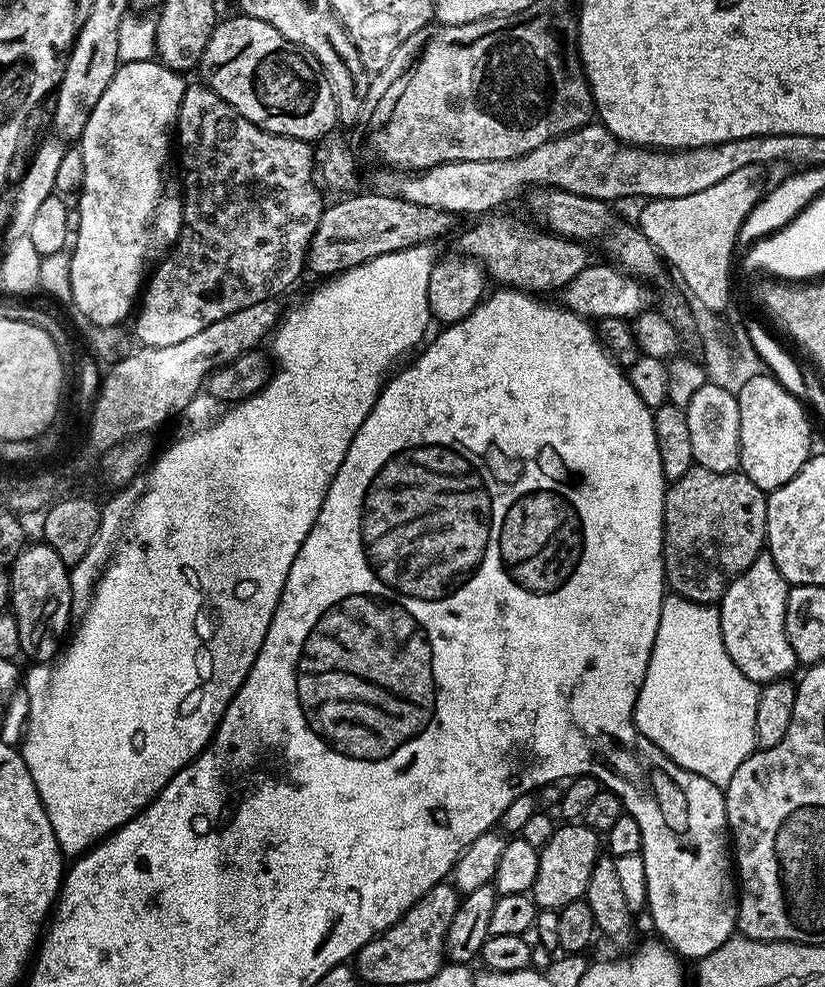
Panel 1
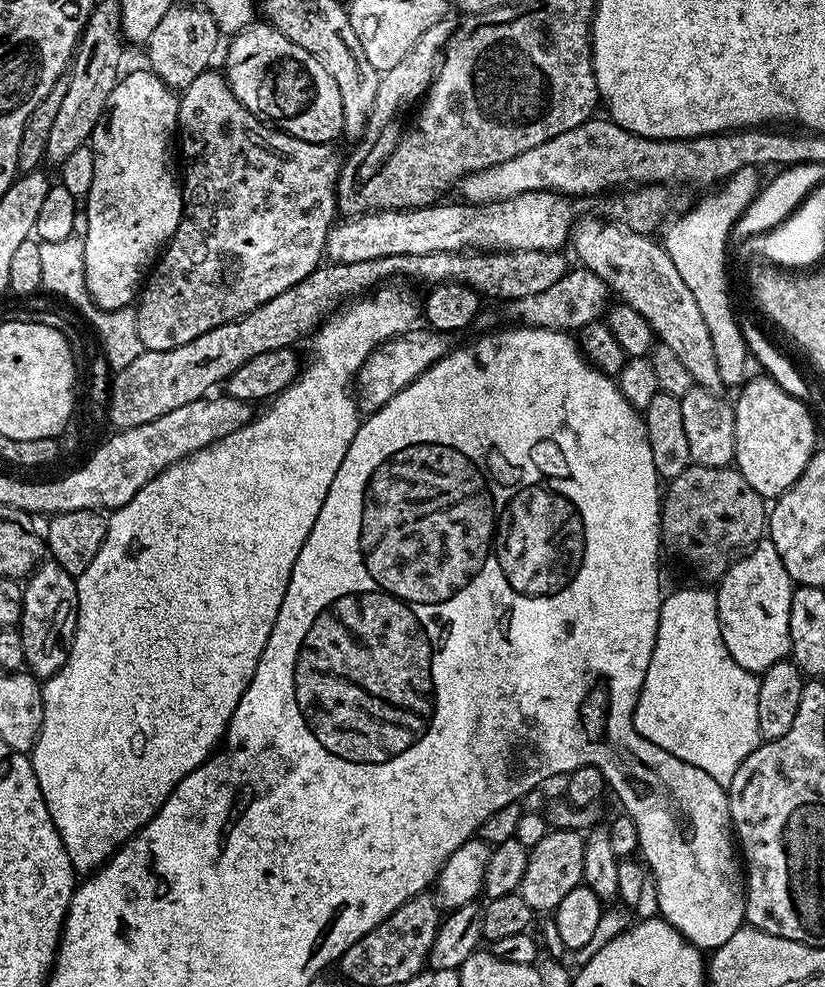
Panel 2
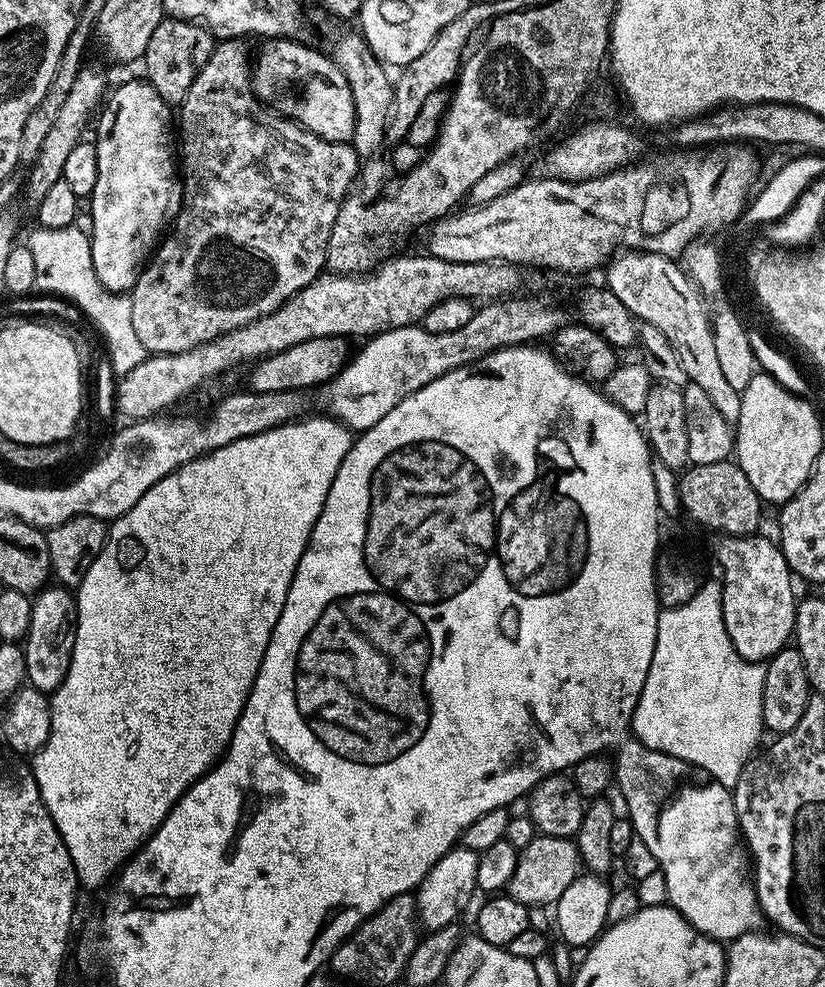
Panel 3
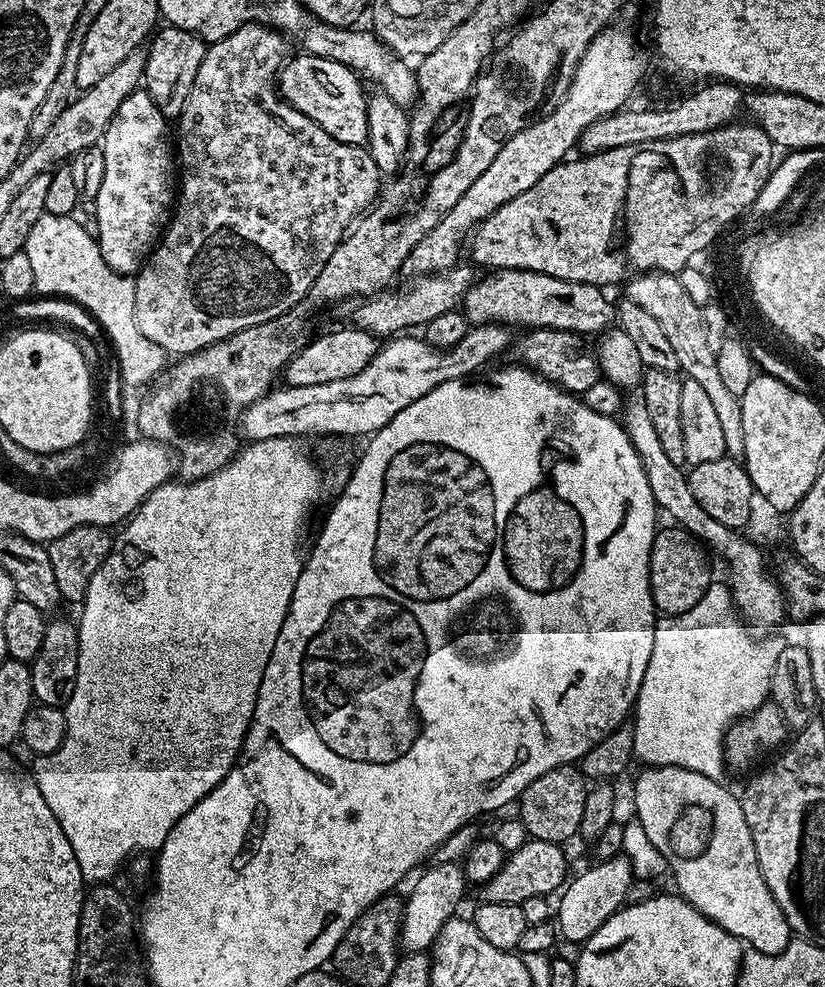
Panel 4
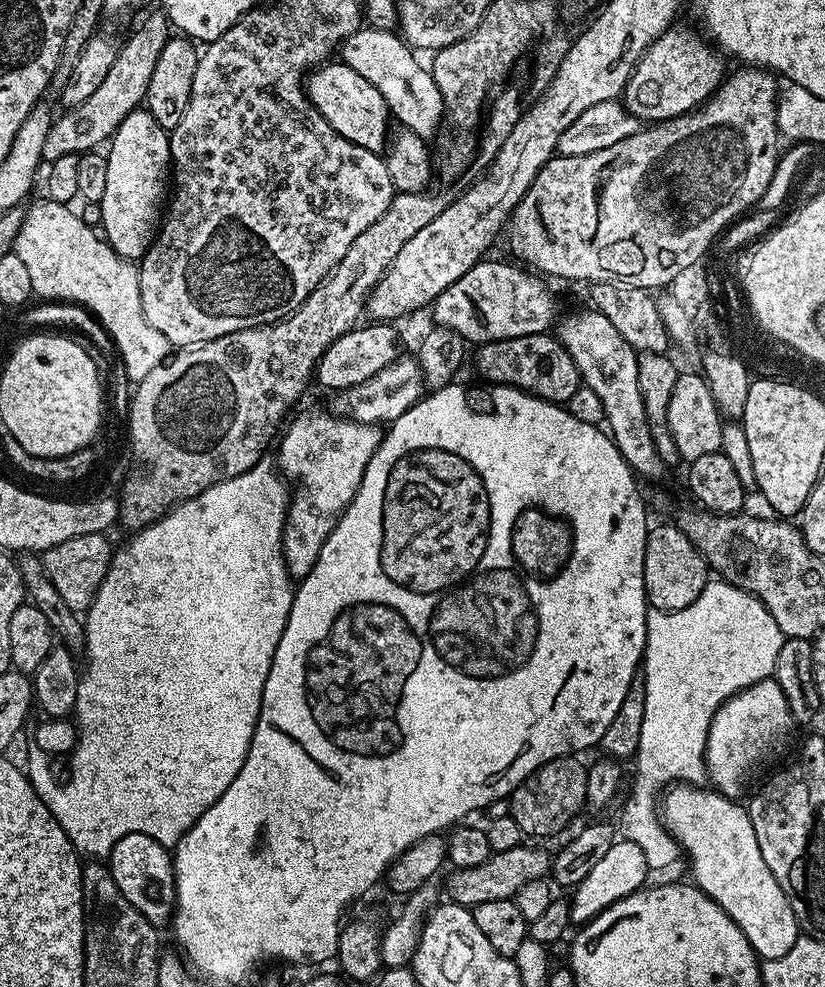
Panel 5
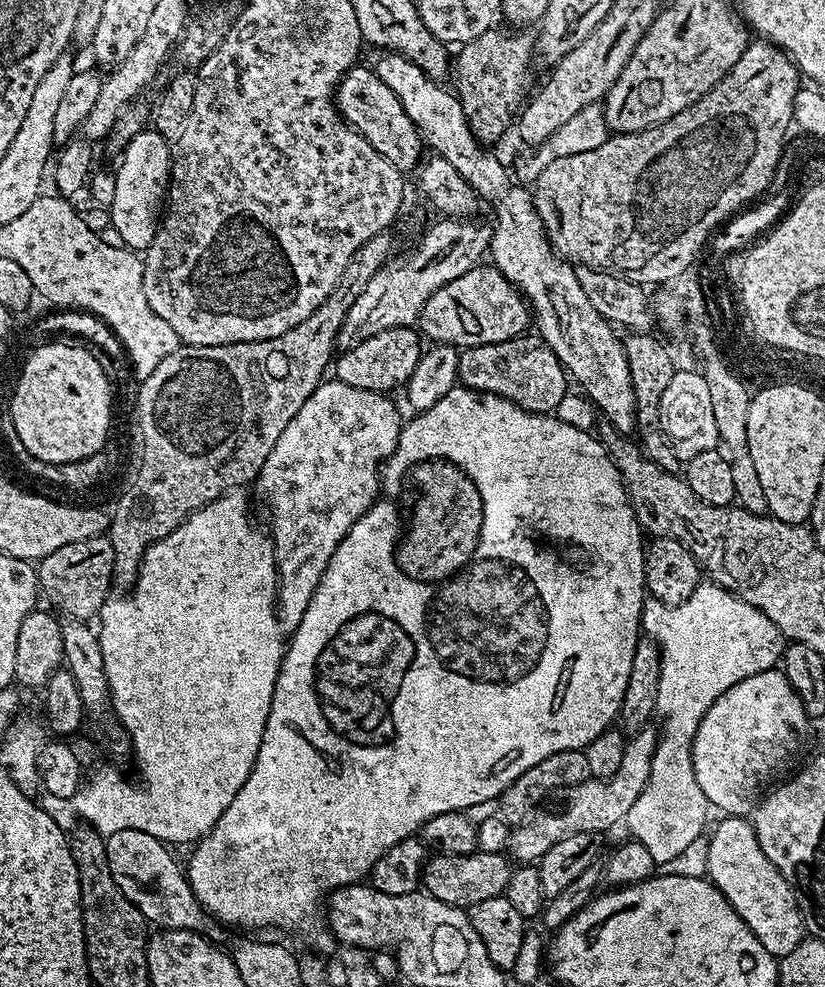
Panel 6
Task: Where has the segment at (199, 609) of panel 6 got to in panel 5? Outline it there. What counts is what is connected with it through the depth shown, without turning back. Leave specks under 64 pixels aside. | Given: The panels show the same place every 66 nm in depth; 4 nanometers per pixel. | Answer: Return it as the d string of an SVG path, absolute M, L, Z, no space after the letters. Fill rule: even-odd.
M259 460L246 474L238 474L238 478L218 482L210 486L210 490L180 501L159 520L139 529L128 548L115 549L106 578L102 586L98 586L98 594L86 613L84 648L88 652L88 665L85 668L83 665L78 686L74 724L79 736L76 748L70 753L72 765L68 768L68 784L59 784L48 773L48 760L39 755L33 754L28 764L26 763L28 779L32 781L36 792L44 797L45 806L54 814L81 857L107 858L120 838L139 832L150 835L165 846L175 846L184 837L186 830L194 826L197 818L207 808L214 806L214 802L218 802L222 794L226 794L226 786L230 786L230 782L238 778L238 770L242 770L242 762L246 762L246 754L250 750L254 726L258 722L262 706L262 690L274 662L274 650L278 650L282 630L288 621L294 595L294 580L289 576L288 563L284 560L284 523L288 517L290 488L277 465L273 461L271 464L270 460ZM100 780L104 780L104 792L112 796L112 800L108 800L108 808L112 808L112 812L100 812Z

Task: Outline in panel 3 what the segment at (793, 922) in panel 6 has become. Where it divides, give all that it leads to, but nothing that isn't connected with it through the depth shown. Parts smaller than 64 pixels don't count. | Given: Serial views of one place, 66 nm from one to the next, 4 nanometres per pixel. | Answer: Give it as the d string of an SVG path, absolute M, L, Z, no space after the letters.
M639 742L631 743L622 745L620 757L615 757L614 784L617 789L620 787L620 792L624 795L624 804L628 807L626 816L632 822L634 836L646 844L650 854L654 854L654 858L659 864L659 875L664 875L664 888L668 891L667 903L671 907L677 908L696 927L697 932L721 942L737 940L742 934L759 929L762 924L762 913L759 904L756 903L756 886L750 875L750 853L740 834L740 820L736 817L736 807L732 801L729 785L726 786L719 784L716 780L711 780L707 771L701 770L695 764L688 764L682 758L674 758L665 752L647 748L645 744Z

